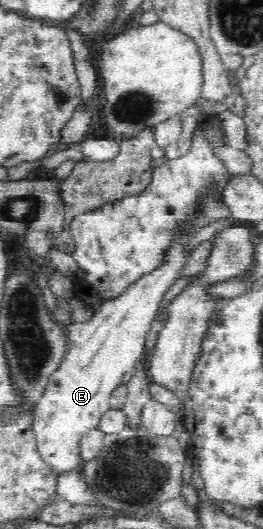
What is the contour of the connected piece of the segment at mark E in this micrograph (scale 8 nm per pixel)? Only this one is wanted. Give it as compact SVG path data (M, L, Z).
M207 184L198 193L200 198L194 203L190 218L172 233L168 246L162 251L160 264L148 272L143 272L143 275L127 284L114 298L96 306L87 322L69 323L67 352L51 375L47 388L32 413L36 453L55 475L81 468L81 436L97 428L102 415L111 409L111 394L121 385L124 374L131 372L135 362L143 355L145 337L161 300L175 285L175 281L183 278L183 269L191 257L189 243L193 241L195 233L199 229L211 227L221 219L231 217L223 200L223 191L219 190L217 184Z

